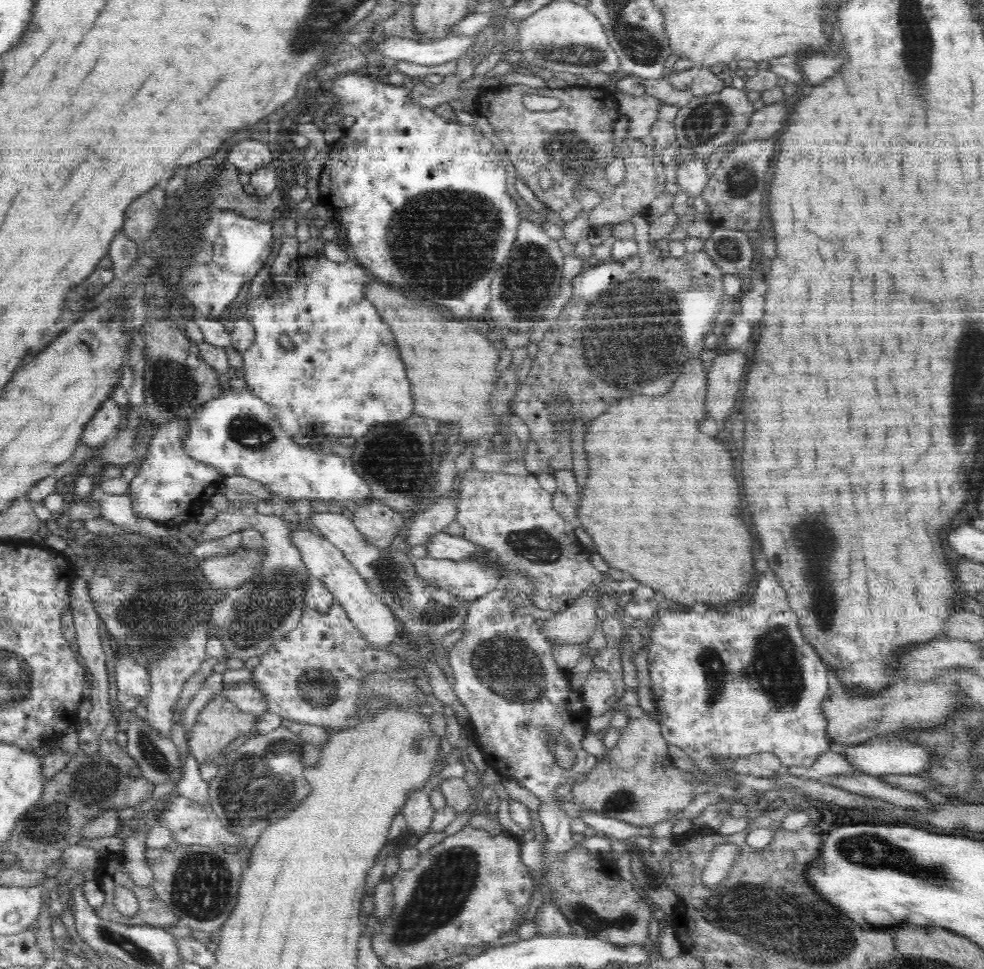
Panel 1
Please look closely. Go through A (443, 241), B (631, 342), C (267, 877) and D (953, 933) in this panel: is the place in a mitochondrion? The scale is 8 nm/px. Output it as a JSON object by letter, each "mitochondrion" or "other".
{"A":"mitochondrion","B":"mitochondrion","C":"other","D":"other"}

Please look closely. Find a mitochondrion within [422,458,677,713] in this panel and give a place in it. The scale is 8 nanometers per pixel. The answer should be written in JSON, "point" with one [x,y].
{"point":[508,667]}

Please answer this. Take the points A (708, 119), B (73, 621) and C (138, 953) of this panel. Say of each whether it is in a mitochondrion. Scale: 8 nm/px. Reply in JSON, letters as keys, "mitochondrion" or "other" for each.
{"A":"mitochondrion","B":"other","C":"mitochondrion"}

